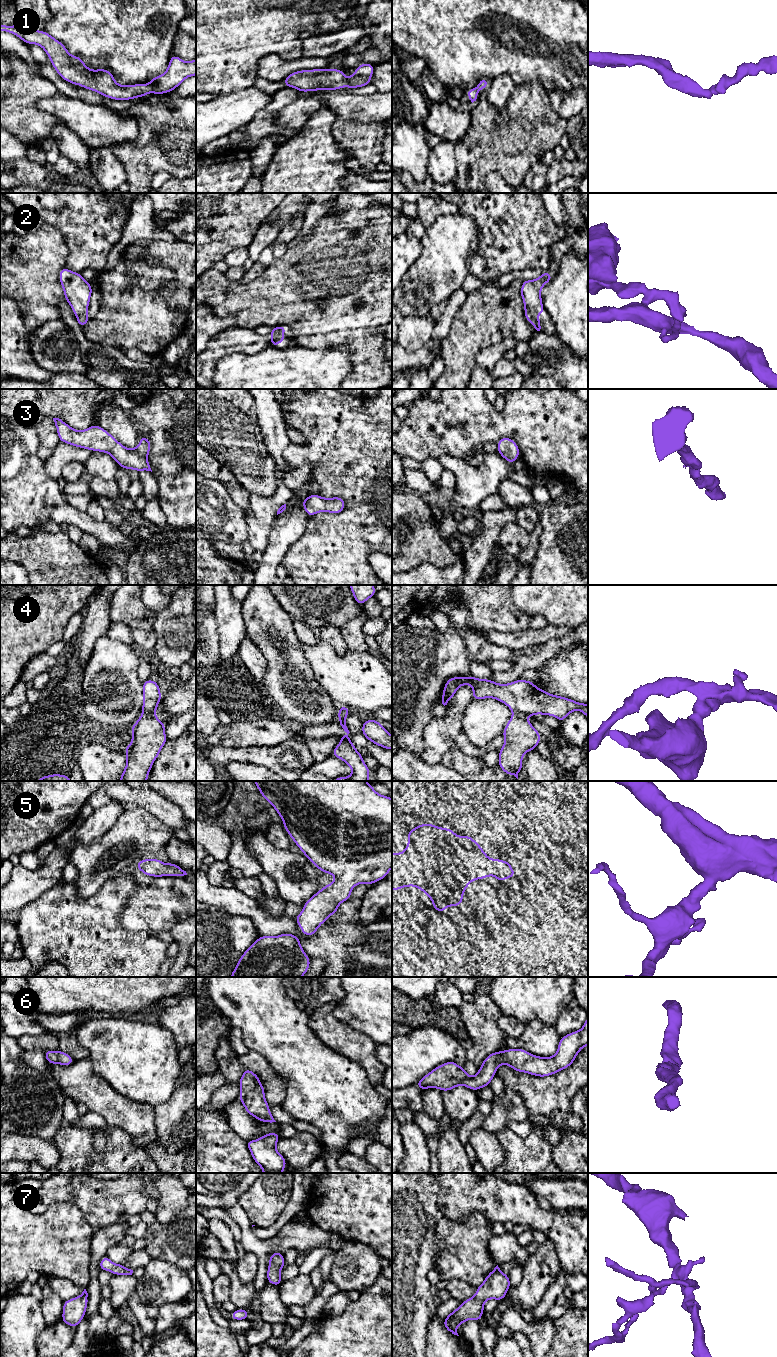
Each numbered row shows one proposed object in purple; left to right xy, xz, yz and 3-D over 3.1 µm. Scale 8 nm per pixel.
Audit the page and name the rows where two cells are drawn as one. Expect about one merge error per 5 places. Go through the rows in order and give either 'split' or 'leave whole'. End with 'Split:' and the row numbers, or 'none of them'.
1: leave whole
2: leave whole
3: leave whole
4: split
5: leave whole
6: leave whole
7: leave whole
Split: 4

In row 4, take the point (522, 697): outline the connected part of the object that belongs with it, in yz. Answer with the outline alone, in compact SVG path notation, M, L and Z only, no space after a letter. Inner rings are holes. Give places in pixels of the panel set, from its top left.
M472 675L469 677L452 677L446 681L444 686L442 704L447 705L450 699L455 696L457 689L468 684L473 689L472 700L496 699L507 705L513 714L524 716L550 715L562 722L571 712L580 710L588 718L588 704L552 695L536 687L533 681L524 679L499 684L490 679L478 679Z

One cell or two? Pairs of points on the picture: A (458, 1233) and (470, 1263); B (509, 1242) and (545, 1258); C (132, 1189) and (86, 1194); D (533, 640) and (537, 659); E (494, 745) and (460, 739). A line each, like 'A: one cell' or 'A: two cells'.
A: one cell
B: two cells
C: one cell
D: two cells
E: one cell

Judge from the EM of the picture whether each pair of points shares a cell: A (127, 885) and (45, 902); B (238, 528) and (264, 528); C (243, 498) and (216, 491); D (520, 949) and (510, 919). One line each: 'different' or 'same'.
A: same
B: different
C: different
D: same

